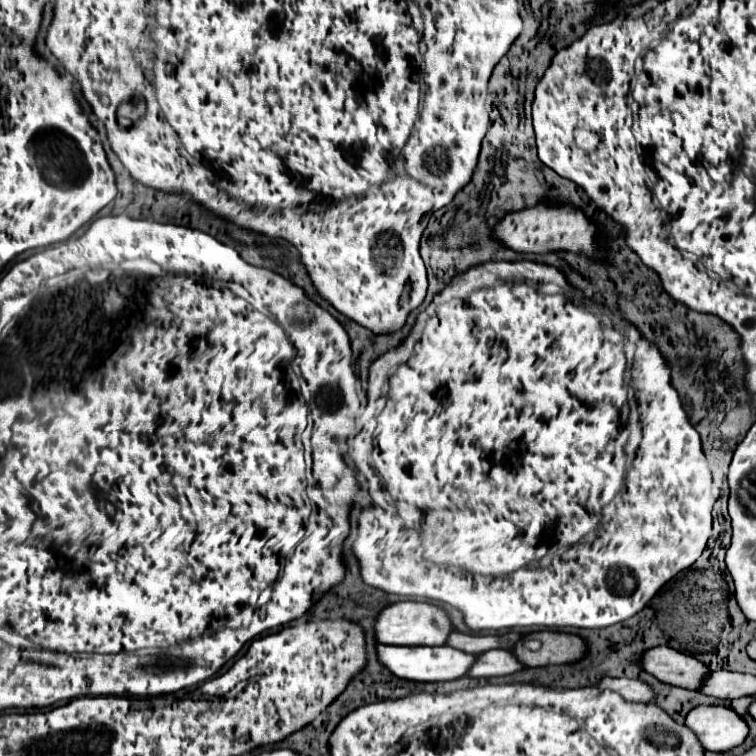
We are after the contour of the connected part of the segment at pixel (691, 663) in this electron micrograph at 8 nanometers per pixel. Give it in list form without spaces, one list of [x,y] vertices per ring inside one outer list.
[[[653,647],[643,651],[639,665],[661,683],[685,689],[699,689],[703,677],[709,673],[709,669],[695,657],[669,647]]]

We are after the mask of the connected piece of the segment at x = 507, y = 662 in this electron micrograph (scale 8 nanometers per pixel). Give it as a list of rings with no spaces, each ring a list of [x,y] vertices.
[[[493,649],[477,655],[475,665],[471,665],[467,671],[467,677],[499,677],[511,675],[519,669],[523,669],[523,665],[513,657],[513,653],[505,649]]]

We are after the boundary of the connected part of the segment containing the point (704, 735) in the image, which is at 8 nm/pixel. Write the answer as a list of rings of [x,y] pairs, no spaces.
[[[725,705],[695,707],[687,713],[685,725],[707,751],[731,751],[745,741],[749,731],[743,717]]]

